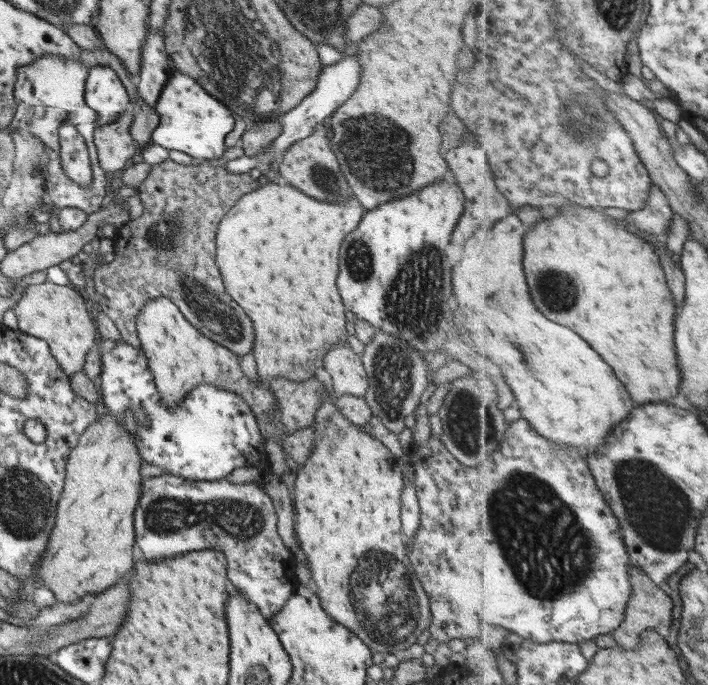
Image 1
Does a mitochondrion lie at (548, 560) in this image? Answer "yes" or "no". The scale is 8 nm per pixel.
yes

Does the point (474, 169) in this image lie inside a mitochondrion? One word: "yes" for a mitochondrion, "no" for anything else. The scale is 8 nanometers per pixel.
no

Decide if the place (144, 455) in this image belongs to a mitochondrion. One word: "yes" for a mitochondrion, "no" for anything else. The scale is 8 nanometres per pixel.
no

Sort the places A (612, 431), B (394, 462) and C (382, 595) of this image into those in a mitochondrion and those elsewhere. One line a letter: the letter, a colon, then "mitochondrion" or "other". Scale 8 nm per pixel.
A: other
B: other
C: mitochondrion

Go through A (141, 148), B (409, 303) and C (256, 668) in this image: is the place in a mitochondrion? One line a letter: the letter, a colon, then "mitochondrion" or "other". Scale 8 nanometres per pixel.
A: other
B: mitochondrion
C: mitochondrion

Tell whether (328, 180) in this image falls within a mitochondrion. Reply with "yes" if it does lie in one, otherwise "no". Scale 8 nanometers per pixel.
yes

